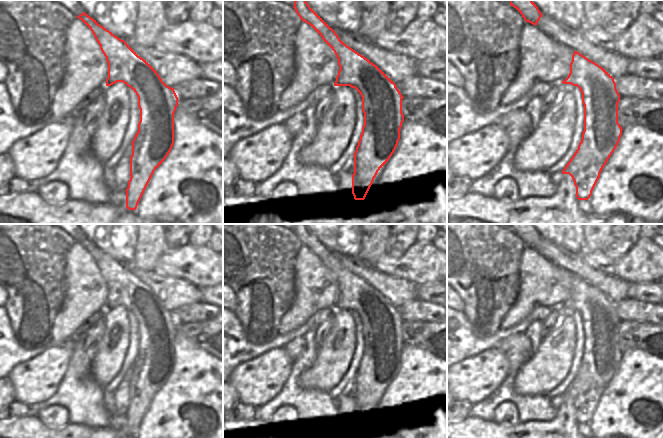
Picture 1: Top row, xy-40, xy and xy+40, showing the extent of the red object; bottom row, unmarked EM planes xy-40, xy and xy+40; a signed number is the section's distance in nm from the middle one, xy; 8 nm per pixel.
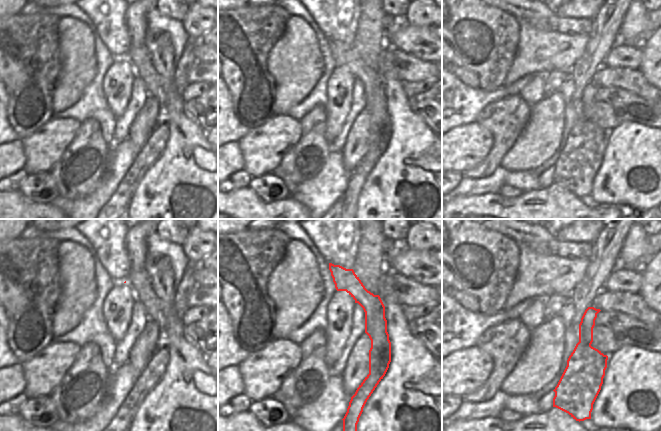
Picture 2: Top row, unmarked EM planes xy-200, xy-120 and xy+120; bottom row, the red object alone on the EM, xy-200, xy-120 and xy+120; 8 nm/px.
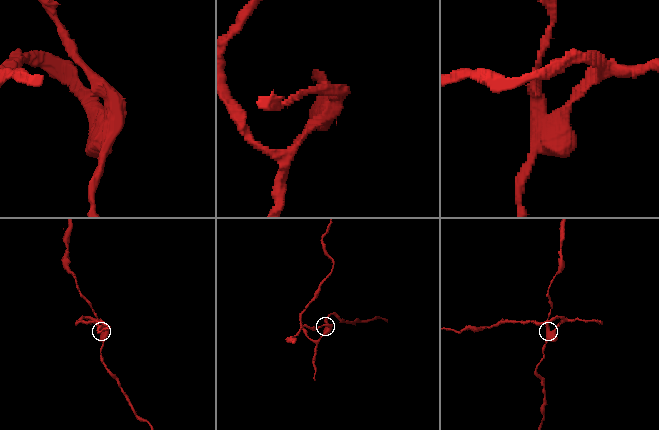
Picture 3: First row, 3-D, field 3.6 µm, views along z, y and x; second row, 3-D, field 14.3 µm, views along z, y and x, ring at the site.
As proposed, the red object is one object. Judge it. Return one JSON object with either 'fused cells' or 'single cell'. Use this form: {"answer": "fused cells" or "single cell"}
{"answer": "fused cells"}

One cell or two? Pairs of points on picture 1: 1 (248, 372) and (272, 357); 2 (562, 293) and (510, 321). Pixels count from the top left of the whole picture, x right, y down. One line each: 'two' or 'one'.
1: one
2: one

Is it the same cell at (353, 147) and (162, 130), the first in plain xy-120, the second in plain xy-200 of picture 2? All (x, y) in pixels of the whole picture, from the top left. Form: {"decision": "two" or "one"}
{"decision": "two"}

